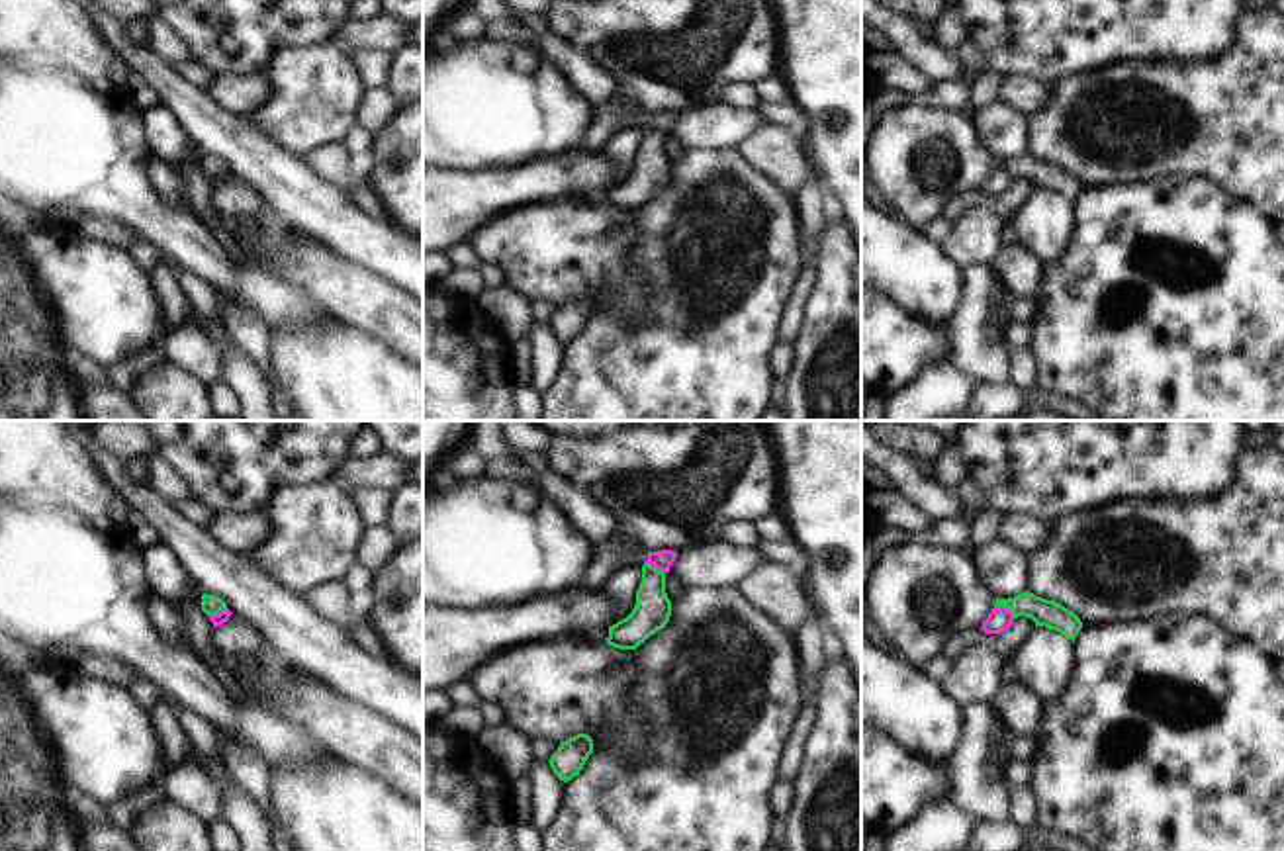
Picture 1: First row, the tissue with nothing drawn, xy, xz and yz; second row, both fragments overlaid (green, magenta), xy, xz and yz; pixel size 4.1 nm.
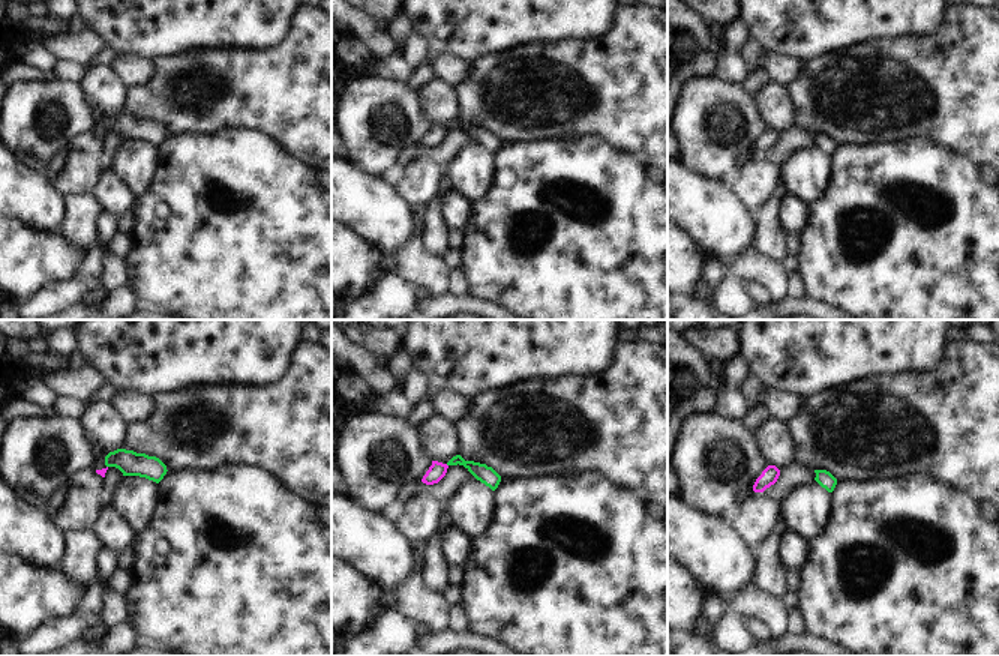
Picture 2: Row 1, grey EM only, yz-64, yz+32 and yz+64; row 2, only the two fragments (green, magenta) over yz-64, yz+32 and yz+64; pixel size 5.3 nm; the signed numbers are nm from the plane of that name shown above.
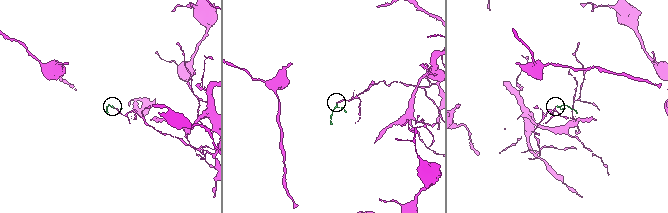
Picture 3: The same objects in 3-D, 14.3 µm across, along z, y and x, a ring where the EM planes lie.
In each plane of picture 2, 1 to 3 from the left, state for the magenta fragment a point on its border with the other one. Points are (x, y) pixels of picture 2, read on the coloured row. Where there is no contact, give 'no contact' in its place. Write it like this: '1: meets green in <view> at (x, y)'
1: no contact
2: no contact
3: no contact

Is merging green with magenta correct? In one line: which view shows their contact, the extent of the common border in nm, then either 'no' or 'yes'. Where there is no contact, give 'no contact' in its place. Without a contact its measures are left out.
contact in yz; length 100 nm; no

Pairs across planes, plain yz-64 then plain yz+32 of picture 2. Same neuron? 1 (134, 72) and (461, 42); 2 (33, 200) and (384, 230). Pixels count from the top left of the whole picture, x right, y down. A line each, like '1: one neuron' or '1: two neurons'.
1: two neurons
2: one neuron

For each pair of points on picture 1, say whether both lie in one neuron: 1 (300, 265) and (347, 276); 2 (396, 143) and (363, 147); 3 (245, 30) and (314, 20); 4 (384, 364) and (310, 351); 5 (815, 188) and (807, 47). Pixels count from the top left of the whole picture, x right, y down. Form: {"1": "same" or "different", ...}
{"1": "same", "2": "different", "3": "same", "4": "same", "5": "different"}

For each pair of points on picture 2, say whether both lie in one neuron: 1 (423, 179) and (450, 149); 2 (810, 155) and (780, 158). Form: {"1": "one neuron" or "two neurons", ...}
{"1": "two neurons", "2": "two neurons"}

